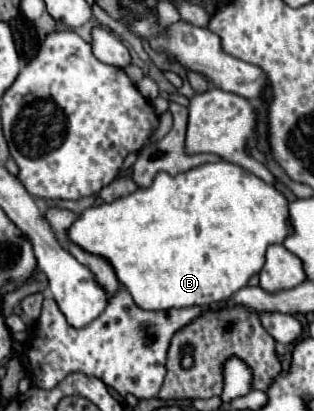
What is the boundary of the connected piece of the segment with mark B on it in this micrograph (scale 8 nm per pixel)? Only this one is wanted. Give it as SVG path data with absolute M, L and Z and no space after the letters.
M219 160L201 164L179 176L161 172L149 188L139 188L125 198L87 208L69 228L69 236L87 252L105 256L113 264L119 282L131 292L135 304L141 308L169 310L207 306L227 300L239 288L247 286L249 278L261 272L267 246L281 244L293 234L287 204L285 194L273 184L263 182L237 164Z

